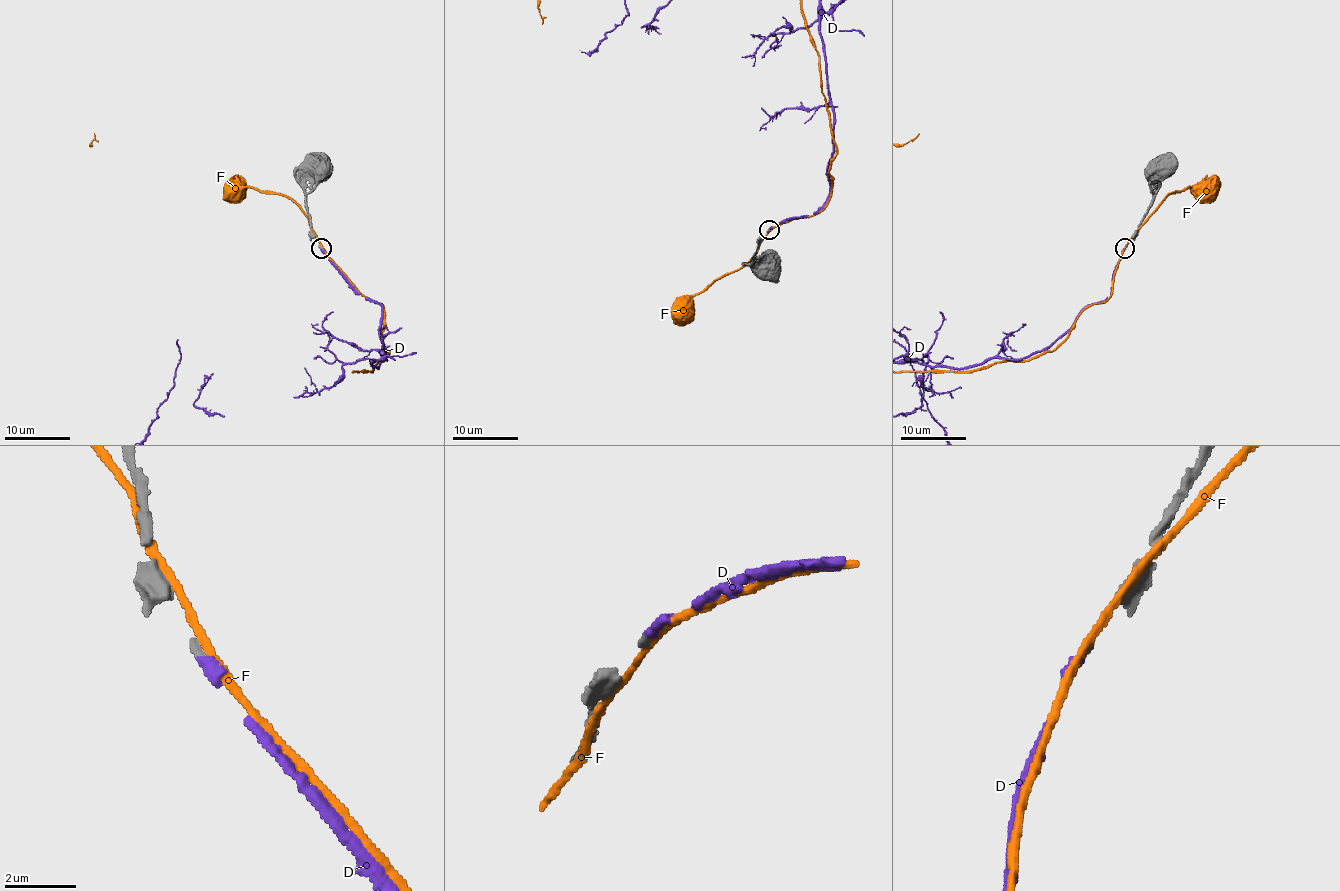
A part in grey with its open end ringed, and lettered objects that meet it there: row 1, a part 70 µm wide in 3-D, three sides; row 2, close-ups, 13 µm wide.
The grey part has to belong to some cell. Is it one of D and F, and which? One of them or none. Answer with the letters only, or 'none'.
D

